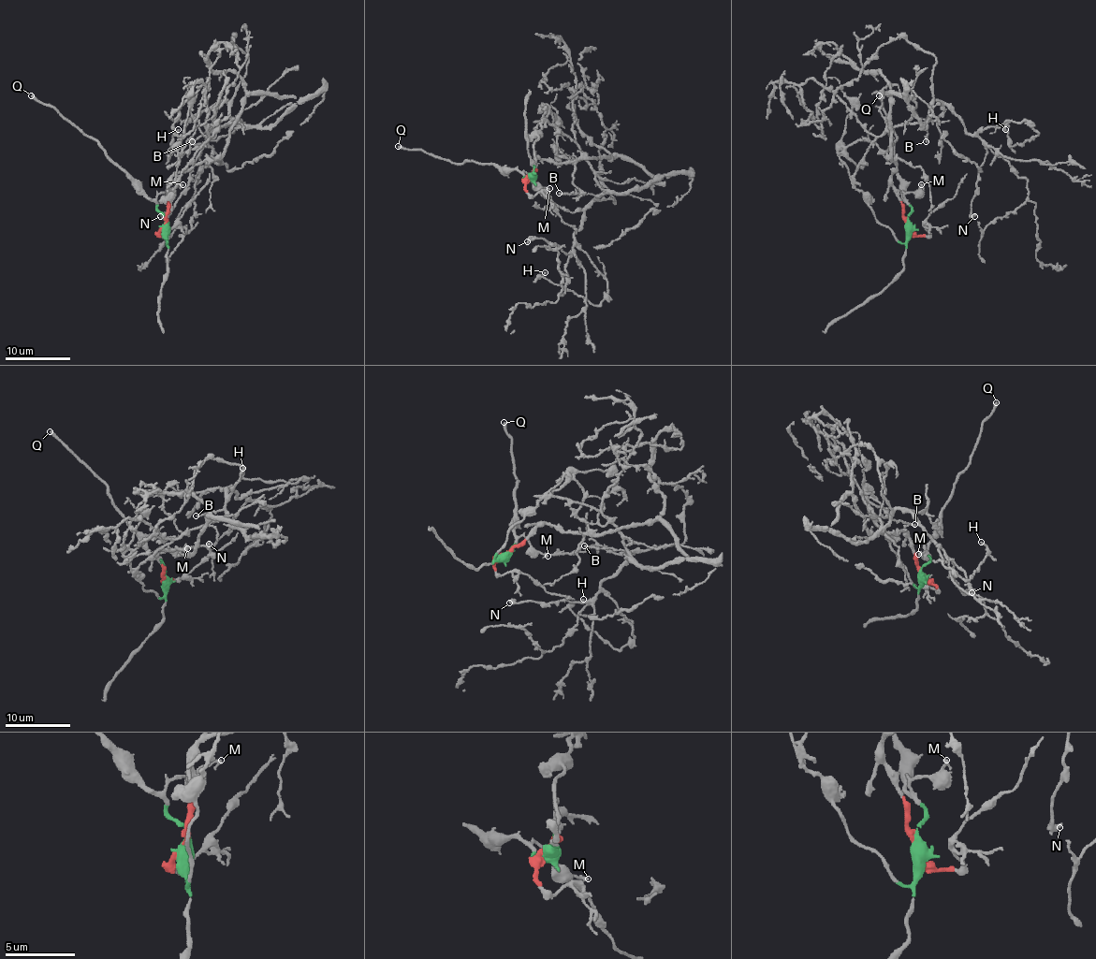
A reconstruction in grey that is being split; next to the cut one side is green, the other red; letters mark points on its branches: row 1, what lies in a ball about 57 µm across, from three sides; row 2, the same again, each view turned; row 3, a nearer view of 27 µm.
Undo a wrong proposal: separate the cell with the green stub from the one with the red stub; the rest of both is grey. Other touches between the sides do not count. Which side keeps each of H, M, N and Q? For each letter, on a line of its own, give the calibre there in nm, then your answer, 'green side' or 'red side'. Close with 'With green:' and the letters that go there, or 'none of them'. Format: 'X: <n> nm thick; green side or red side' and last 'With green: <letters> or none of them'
H: 160 nm thick; red side
M: 220 nm thick; green side
N: 460 nm thick; red side
Q: 320 nm thick; green side
With green: M, Q

